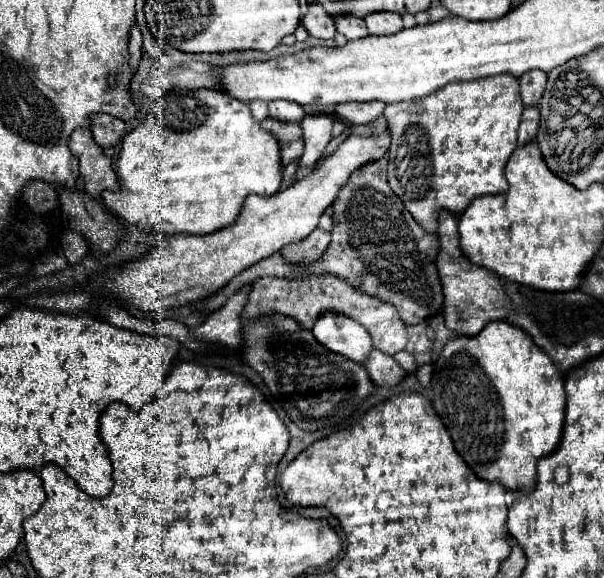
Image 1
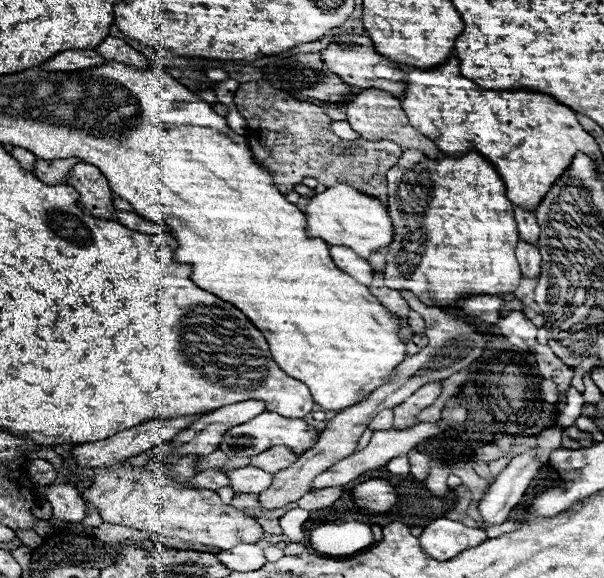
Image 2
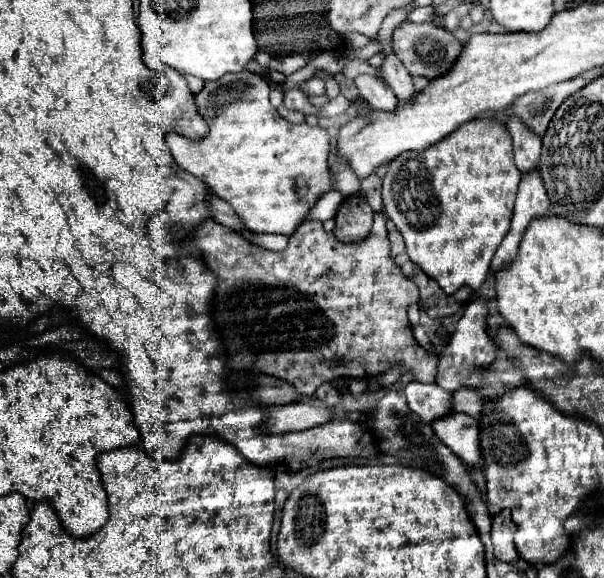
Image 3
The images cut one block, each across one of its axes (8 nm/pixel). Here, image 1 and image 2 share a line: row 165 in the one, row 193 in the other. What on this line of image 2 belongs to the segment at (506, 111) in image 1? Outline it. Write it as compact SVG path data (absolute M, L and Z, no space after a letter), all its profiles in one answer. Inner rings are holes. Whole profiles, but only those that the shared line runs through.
M408 148L402 152L400 160L396 166L392 166L388 170L388 210L390 210L390 216L392 216L392 224L396 226L396 232L394 232L394 242L388 246L388 254L386 254L386 270L384 270L384 284L388 288L394 288L394 290L410 290L414 292L424 304L432 304L432 306L438 306L438 308L444 308L444 306L456 306L456 300L460 300L460 296L476 296L476 294L508 294L508 292L514 292L520 284L520 278L522 278L522 272L518 268L518 262L516 262L516 256L514 256L514 248L518 244L518 230L516 230L516 222L514 222L514 216L512 216L512 208L514 204L506 198L506 186L500 178L500 174L496 172L496 168L480 154L476 154L474 150L464 154L464 156L444 156L442 160L432 160L428 156L424 156L420 150L416 148Z

